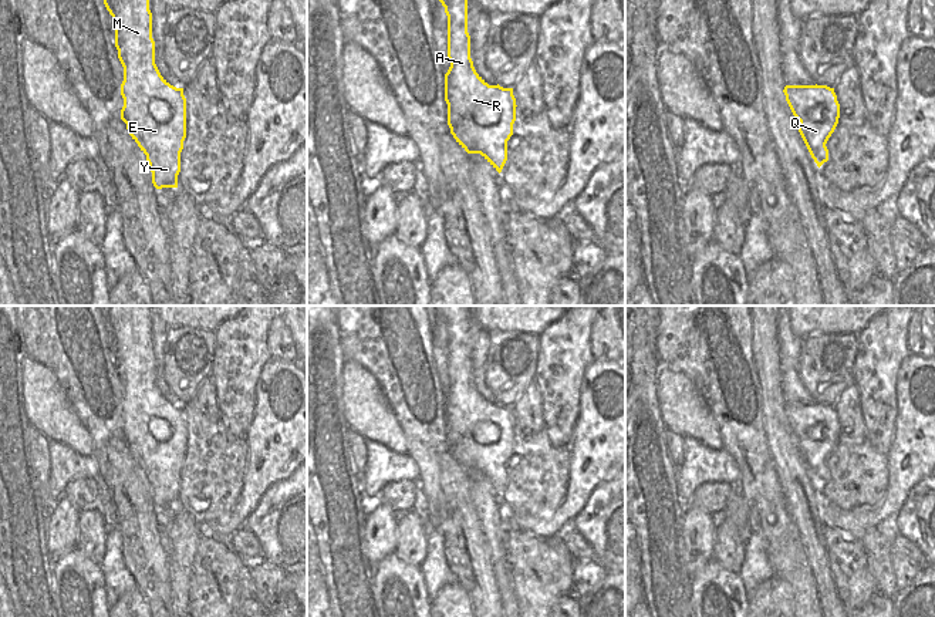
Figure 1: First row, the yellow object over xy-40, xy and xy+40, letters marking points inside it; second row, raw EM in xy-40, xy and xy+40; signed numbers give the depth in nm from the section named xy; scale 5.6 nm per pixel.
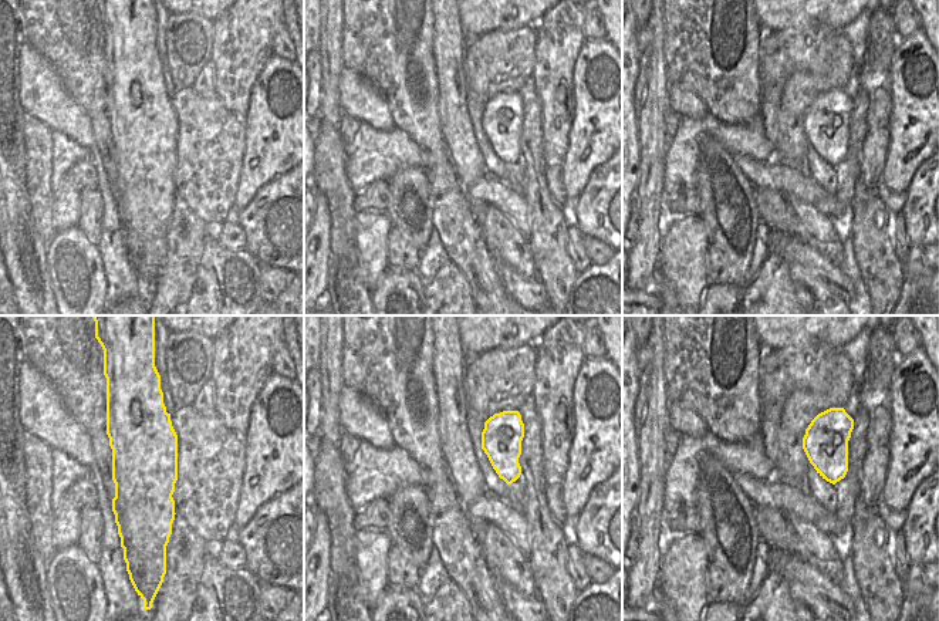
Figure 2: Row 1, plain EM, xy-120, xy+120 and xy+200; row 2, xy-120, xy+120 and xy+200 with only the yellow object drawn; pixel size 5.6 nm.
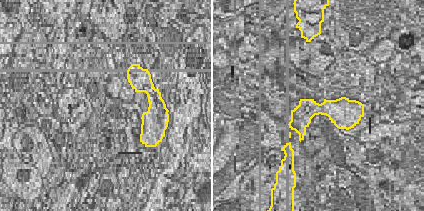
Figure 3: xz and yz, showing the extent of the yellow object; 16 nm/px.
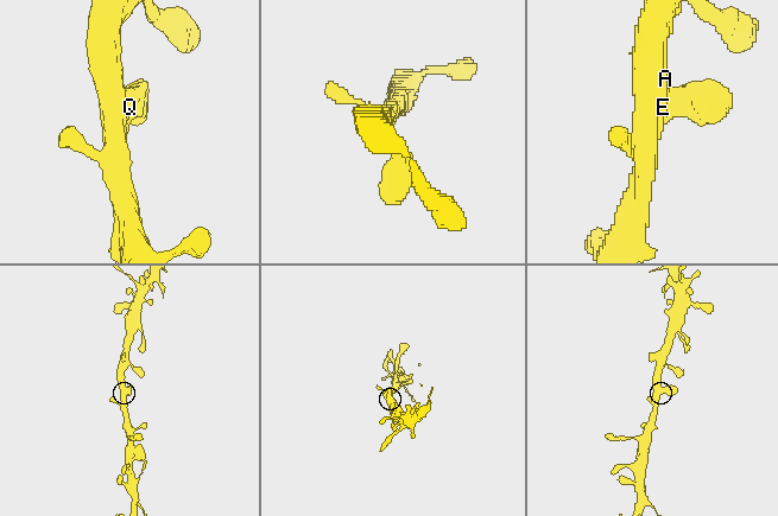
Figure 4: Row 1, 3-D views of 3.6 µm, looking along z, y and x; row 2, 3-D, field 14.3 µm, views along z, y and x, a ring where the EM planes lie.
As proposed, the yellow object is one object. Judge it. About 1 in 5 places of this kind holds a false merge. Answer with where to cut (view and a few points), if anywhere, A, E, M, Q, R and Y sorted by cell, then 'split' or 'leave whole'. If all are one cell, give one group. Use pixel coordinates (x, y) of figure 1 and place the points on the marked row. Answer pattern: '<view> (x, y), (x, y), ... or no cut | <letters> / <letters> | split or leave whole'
no cut | A E M Q R Y | leave whole

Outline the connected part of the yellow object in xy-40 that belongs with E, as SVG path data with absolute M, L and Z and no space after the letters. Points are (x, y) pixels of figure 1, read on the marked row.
M104 0L115 24L124 67L121 119L146 155L156 189L178 188L186 138L183 88L171 85L155 64L149 0Z

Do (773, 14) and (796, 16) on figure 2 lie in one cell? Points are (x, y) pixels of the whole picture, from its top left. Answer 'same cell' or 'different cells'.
same cell

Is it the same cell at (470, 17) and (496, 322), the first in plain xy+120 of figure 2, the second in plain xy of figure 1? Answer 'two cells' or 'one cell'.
one cell

